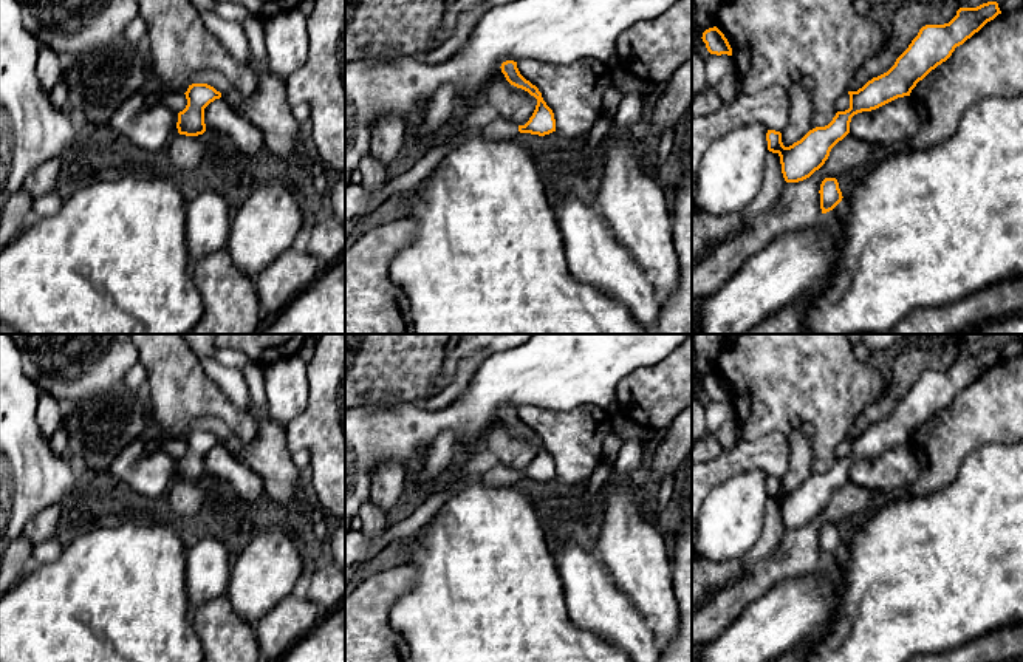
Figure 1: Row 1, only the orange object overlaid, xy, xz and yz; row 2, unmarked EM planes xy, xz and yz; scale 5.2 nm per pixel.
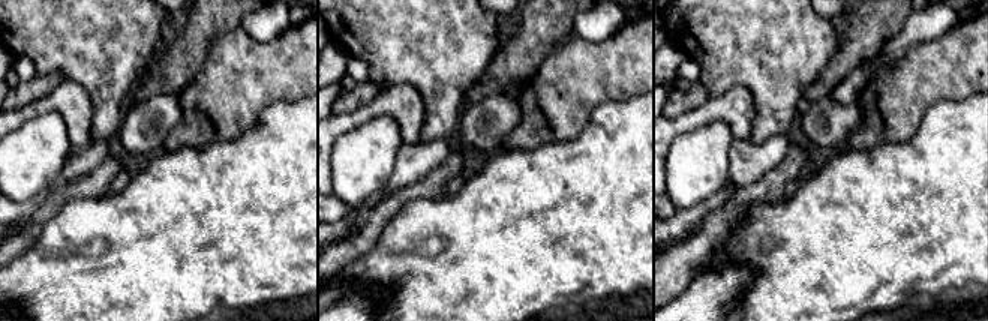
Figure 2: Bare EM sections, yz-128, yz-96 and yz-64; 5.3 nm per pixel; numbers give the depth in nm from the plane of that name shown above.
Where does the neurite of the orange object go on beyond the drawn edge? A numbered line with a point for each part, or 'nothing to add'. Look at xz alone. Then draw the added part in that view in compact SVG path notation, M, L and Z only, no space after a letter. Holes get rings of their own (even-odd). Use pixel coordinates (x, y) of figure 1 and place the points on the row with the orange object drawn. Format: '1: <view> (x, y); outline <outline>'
1: xz (499, 129); outline M497 118L488 125L478 127L478 133L491 139L517 139L517 136L520 135L517 124L508 122L501 118Z

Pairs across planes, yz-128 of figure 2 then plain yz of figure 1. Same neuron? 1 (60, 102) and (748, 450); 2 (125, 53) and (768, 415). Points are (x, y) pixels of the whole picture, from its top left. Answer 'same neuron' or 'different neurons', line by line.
1: same neuron
2: same neuron

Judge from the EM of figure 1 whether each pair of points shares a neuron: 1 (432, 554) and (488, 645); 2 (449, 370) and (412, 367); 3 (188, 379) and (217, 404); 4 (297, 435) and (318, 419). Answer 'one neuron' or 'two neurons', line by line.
1: one neuron
2: two neurons
3: one neuron
4: one neuron

